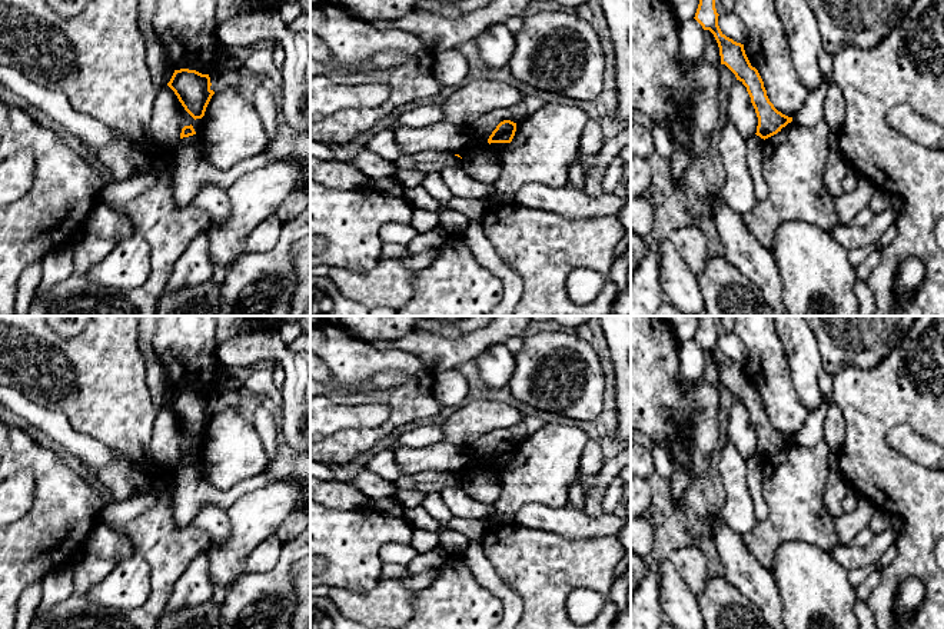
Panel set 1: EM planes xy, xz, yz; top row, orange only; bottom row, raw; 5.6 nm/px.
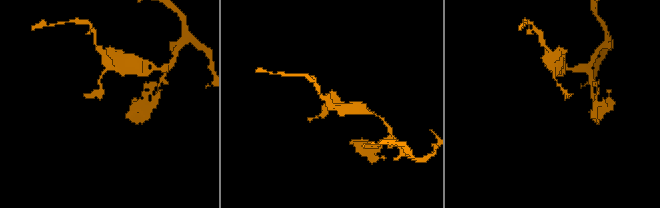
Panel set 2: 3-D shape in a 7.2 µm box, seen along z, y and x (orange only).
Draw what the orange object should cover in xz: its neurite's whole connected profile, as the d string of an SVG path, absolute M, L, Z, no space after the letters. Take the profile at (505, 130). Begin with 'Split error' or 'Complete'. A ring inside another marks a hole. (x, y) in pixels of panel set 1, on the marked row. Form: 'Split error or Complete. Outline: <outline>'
Complete. Outline: M511 120L501 122L488 139L488 143L511 143L516 132L516 123Z

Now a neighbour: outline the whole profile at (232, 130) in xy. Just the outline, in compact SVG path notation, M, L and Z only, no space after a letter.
M233 87L212 96L197 136L202 156L219 170L265 152L269 143L253 103Z

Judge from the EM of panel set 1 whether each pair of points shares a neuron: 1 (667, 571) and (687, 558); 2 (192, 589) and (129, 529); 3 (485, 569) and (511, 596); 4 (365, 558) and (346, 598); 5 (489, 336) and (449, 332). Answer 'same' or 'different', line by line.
1: different
2: different
3: same
4: different
5: different

